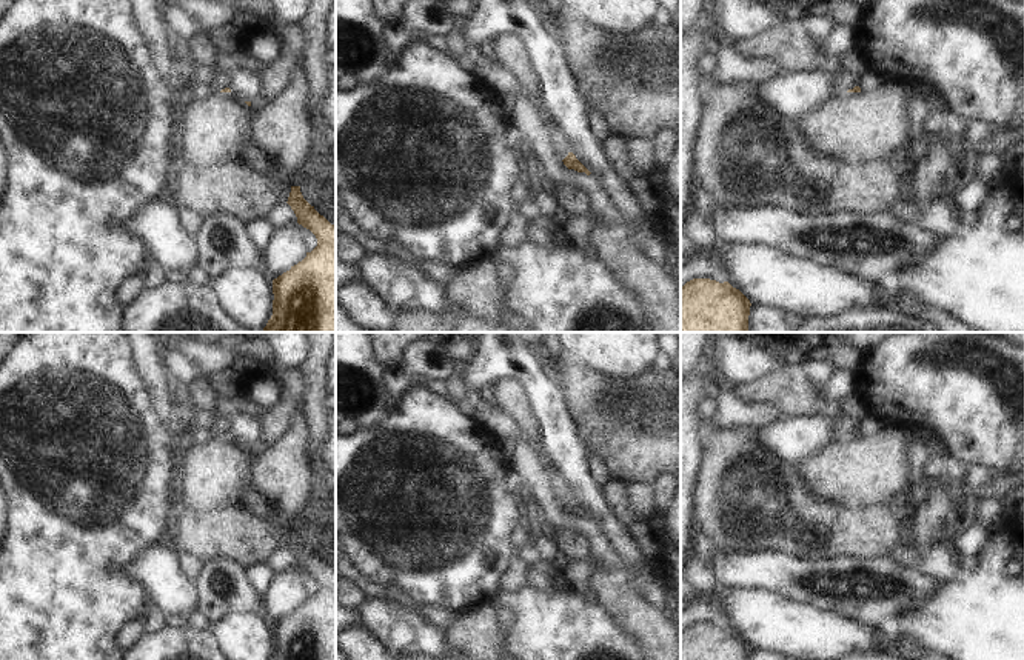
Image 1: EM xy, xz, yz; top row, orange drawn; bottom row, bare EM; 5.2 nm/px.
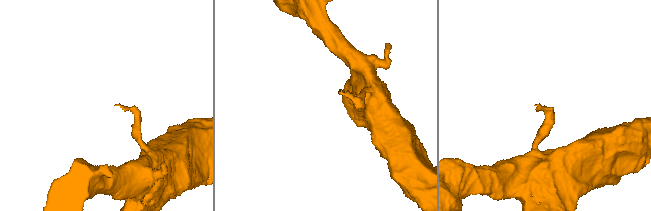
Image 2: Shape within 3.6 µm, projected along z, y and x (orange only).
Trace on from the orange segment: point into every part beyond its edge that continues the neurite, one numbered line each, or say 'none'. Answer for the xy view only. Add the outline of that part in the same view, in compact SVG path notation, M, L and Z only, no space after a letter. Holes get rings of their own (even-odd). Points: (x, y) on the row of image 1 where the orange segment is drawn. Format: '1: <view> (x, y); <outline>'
1: xy (220, 80); M216 71L214 80L209 83L214 92L220 92L222 89L229 86L228 74Z

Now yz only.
1: yz (844, 80); M839 72L835 75L833 82L833 91L841 95L842 92L853 89L855 86L859 86L862 82L861 74L850 74L850 72Z

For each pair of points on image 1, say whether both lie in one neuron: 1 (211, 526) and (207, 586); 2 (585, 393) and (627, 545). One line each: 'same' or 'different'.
1: different
2: different

